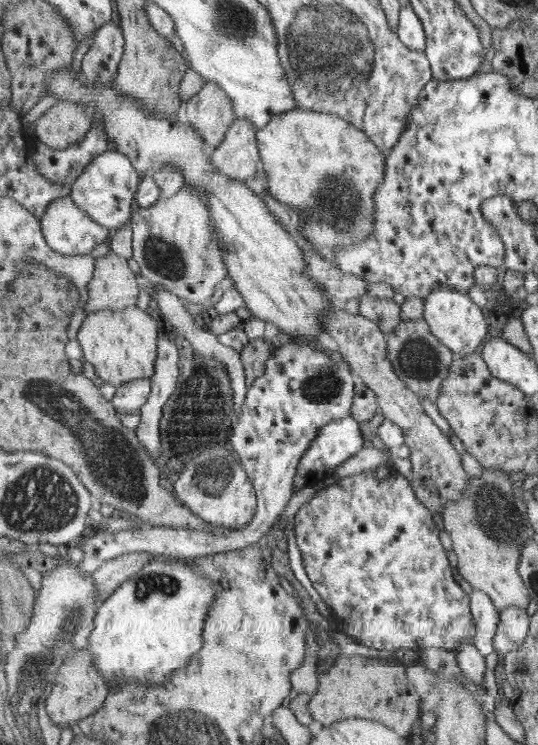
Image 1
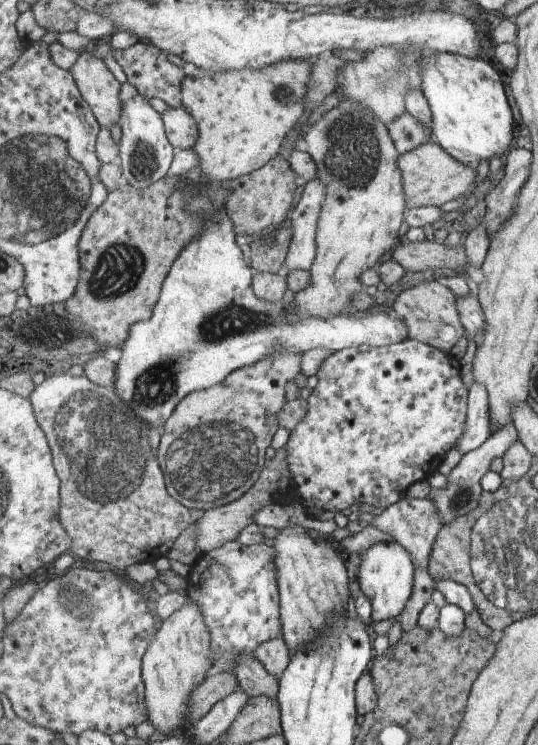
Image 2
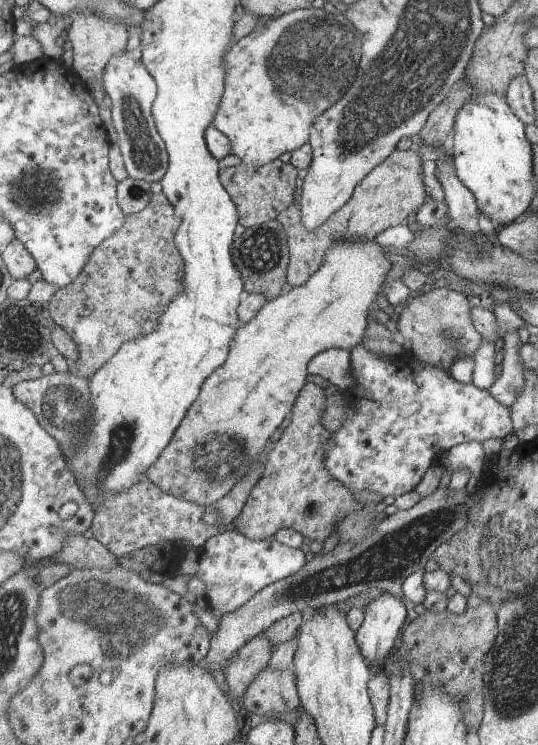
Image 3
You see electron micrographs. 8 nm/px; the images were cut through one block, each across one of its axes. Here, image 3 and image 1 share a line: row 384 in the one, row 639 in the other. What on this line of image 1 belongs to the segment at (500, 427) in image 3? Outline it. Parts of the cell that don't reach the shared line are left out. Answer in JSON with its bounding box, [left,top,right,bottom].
[295,465,477,651]

